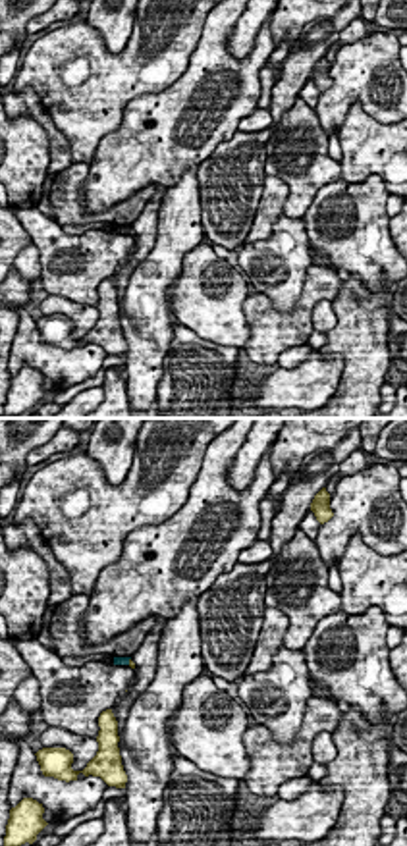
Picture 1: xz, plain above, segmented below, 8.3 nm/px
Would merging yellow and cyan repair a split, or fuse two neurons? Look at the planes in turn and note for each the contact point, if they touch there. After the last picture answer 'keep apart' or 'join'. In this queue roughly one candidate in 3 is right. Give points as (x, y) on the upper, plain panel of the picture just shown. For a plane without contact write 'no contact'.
contact (130, 230)

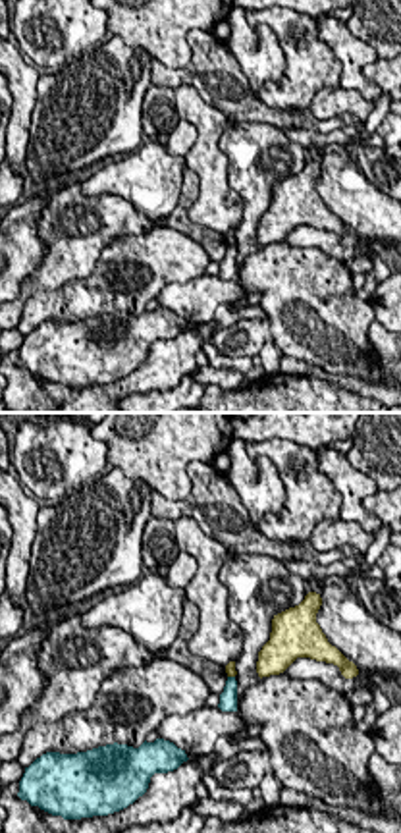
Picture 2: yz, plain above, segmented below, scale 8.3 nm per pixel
contact (232, 243)

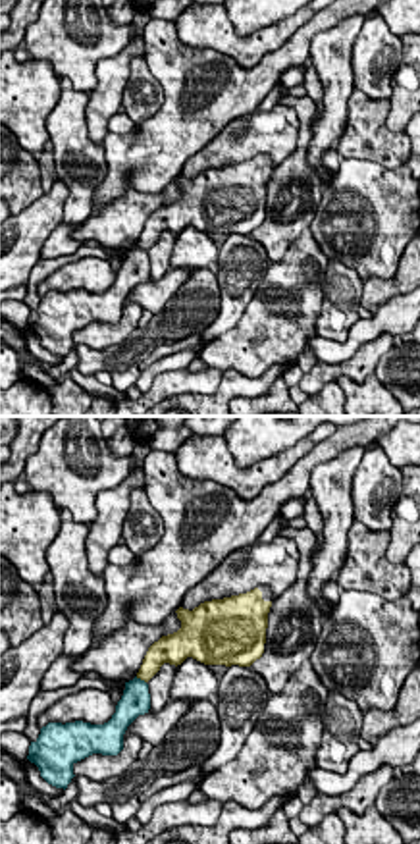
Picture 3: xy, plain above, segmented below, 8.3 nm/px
contact (141, 247)

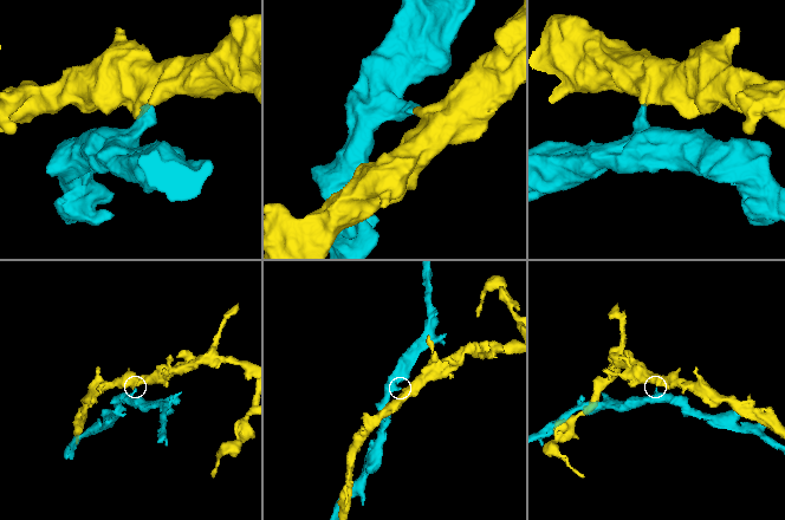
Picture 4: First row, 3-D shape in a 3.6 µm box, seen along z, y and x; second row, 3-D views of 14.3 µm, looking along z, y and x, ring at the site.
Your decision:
keep apart

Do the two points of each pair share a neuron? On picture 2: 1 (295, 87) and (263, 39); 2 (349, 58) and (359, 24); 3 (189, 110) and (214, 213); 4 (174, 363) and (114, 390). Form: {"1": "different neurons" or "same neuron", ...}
{"1": "different neurons", "2": "different neurons", "3": "same neuron", "4": "same neuron"}

